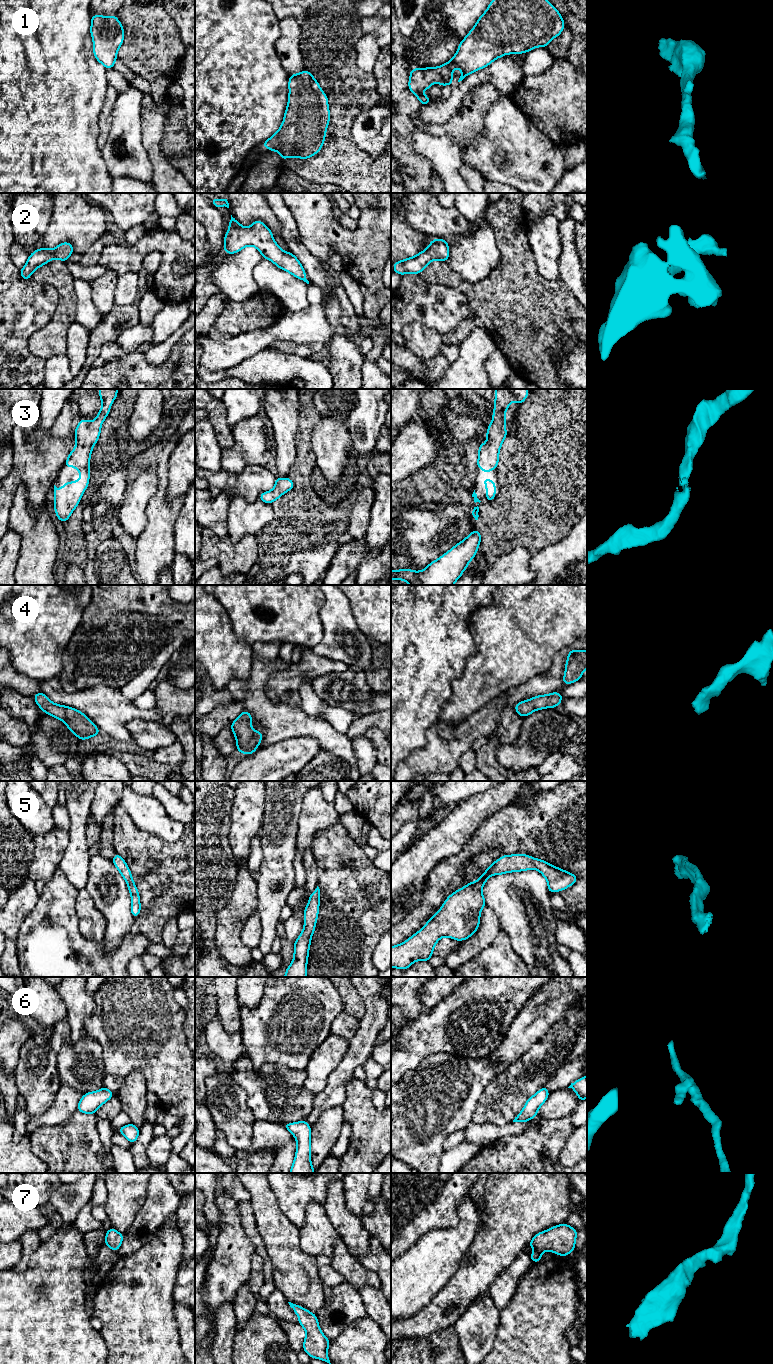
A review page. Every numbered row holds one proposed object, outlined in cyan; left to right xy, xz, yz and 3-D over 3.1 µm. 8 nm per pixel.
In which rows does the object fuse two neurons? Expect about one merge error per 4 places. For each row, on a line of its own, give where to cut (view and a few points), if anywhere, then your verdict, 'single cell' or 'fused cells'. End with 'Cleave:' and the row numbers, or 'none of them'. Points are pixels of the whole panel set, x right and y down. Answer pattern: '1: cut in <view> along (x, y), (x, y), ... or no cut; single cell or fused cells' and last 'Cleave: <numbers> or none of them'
1: no cut; single cell
2: no cut; single cell
3: no cut; single cell
4: no cut; single cell
5: no cut; single cell
6: no cut; single cell
7: no cut; single cell
Cleave: none of them

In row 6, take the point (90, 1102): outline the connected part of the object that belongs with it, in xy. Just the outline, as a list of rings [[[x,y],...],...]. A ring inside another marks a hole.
[[[103,1086],[100,1090],[85,1093],[78,1103],[77,1110],[84,1114],[94,1114],[97,1109],[111,1099],[114,1093]]]

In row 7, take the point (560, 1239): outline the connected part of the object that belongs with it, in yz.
[[[566,1223],[553,1226],[545,1232],[537,1233],[529,1242],[535,1251],[530,1255],[532,1263],[542,1259],[544,1250],[552,1251],[559,1256],[567,1256],[575,1250],[577,1230]]]

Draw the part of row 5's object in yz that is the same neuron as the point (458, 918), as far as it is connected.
[[[527,854],[503,855],[497,861],[491,863],[476,882],[468,882],[465,887],[459,888],[449,895],[439,911],[433,914],[421,930],[403,943],[391,947],[391,968],[405,970],[417,960],[428,962],[433,955],[436,943],[445,936],[457,941],[470,938],[479,928],[481,910],[487,906],[482,894],[482,888],[488,878],[492,875],[531,869],[537,869],[546,878],[549,893],[561,892],[578,880],[578,876],[571,874],[569,871],[564,871],[544,860],[533,858]]]

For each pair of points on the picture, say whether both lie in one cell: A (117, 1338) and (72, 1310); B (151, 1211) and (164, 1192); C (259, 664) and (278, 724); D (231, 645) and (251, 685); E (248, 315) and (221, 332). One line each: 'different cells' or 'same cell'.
A: different cells
B: same cell
C: same cell
D: different cells
E: same cell

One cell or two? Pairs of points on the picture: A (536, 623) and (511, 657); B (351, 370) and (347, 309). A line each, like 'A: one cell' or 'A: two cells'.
A: one cell
B: two cells

